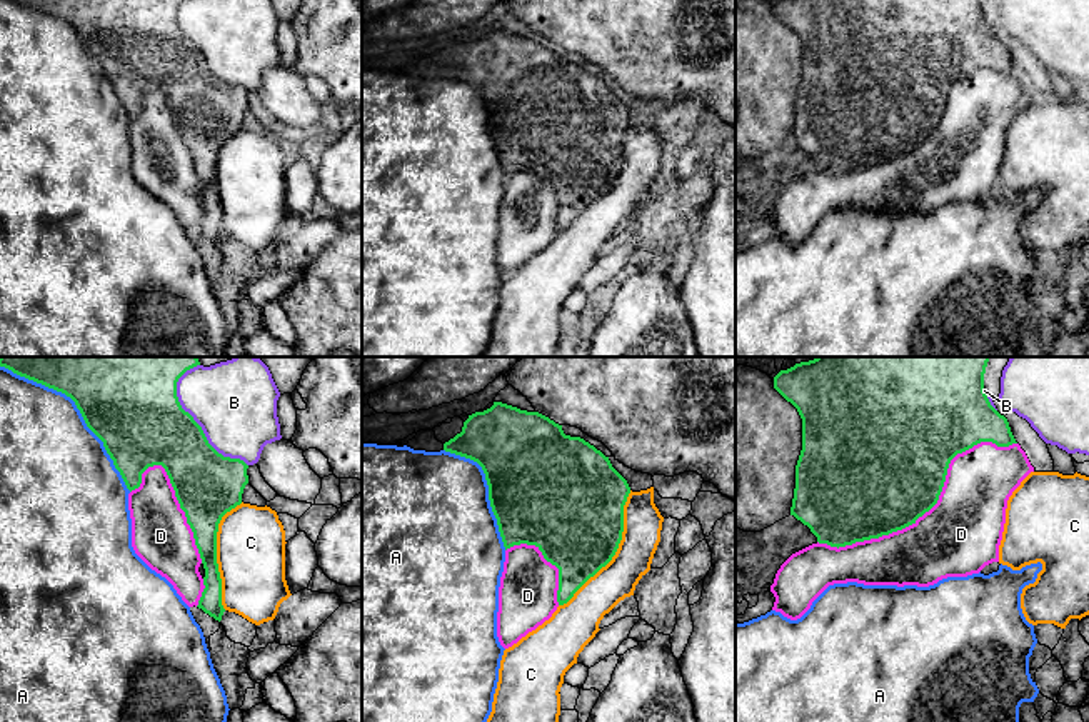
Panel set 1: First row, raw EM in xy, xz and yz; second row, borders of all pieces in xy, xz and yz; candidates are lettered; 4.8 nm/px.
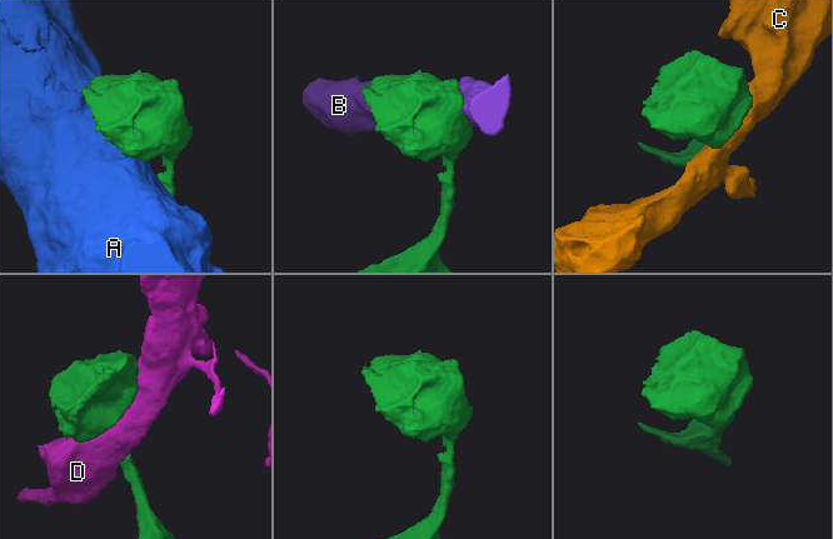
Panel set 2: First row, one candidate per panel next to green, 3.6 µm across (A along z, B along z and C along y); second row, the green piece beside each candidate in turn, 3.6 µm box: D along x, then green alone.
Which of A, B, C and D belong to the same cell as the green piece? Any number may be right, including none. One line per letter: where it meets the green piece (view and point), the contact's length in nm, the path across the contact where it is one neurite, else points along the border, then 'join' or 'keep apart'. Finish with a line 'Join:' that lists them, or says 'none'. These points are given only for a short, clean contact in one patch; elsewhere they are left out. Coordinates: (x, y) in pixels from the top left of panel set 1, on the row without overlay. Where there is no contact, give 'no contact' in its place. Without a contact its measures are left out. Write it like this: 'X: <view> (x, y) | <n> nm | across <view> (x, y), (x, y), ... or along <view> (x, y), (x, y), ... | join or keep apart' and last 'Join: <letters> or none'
A: xy (82, 42) | 800 nm | keep apart
B: xy (200, 54) | 550 nm | keep apart
C: xz (616, 177) | 650 nm | keep apart
D: yz (929, 135) | 1050 nm | keep apart
Join: none

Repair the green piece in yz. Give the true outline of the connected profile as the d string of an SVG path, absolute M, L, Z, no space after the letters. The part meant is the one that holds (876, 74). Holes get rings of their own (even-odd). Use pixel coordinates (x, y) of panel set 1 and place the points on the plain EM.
M777 0L774 15L790 28L802 45L802 77L795 92L795 115L790 142L800 147L817 163L819 170L846 173L856 168L879 165L902 157L939 127L951 87L981 68L992 68L997 73L1017 70L1009 48L989 28L984 18L984 0Z

